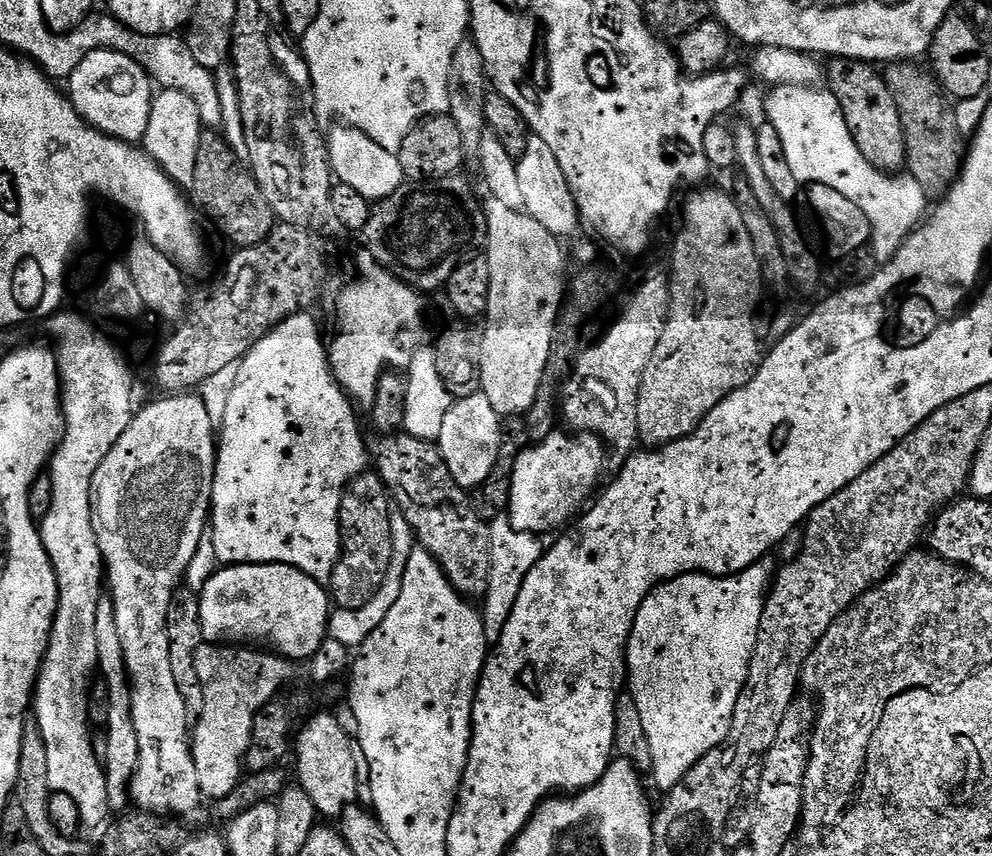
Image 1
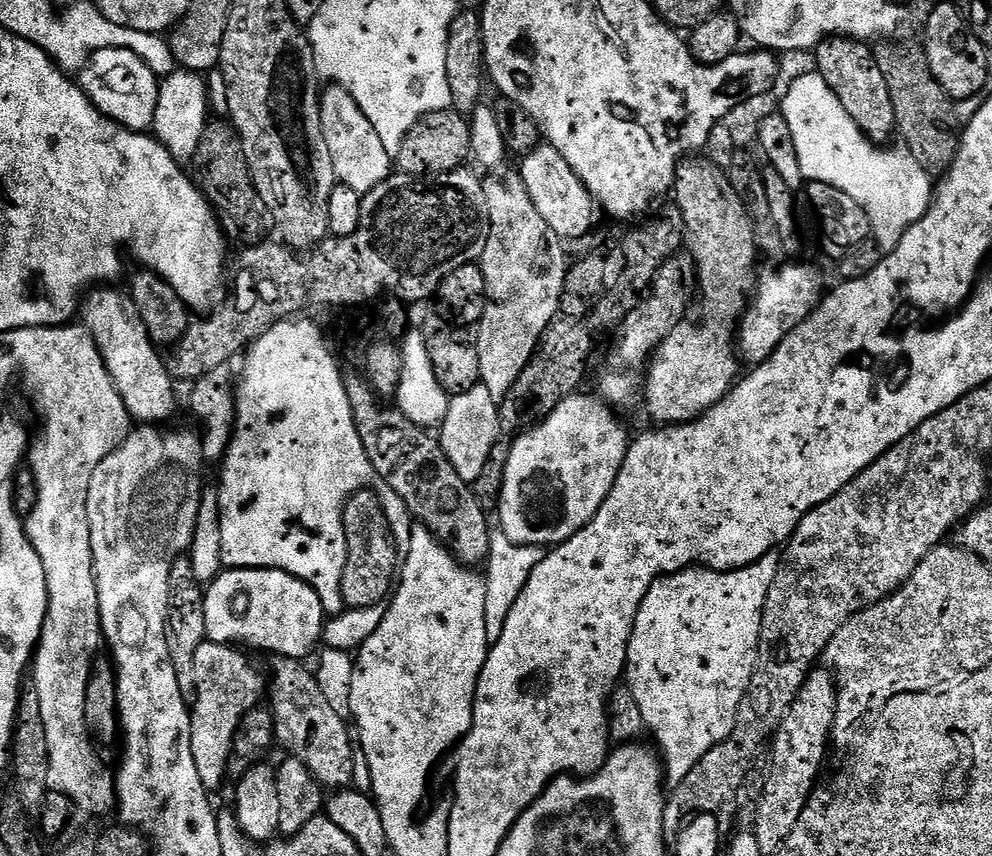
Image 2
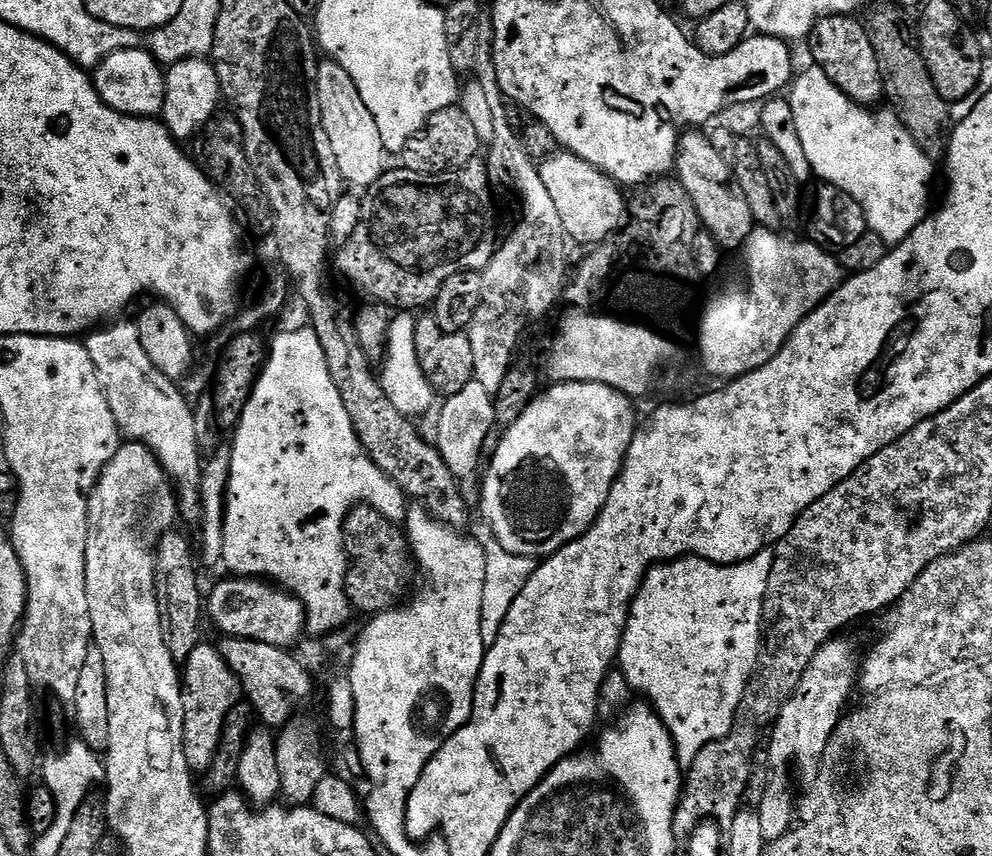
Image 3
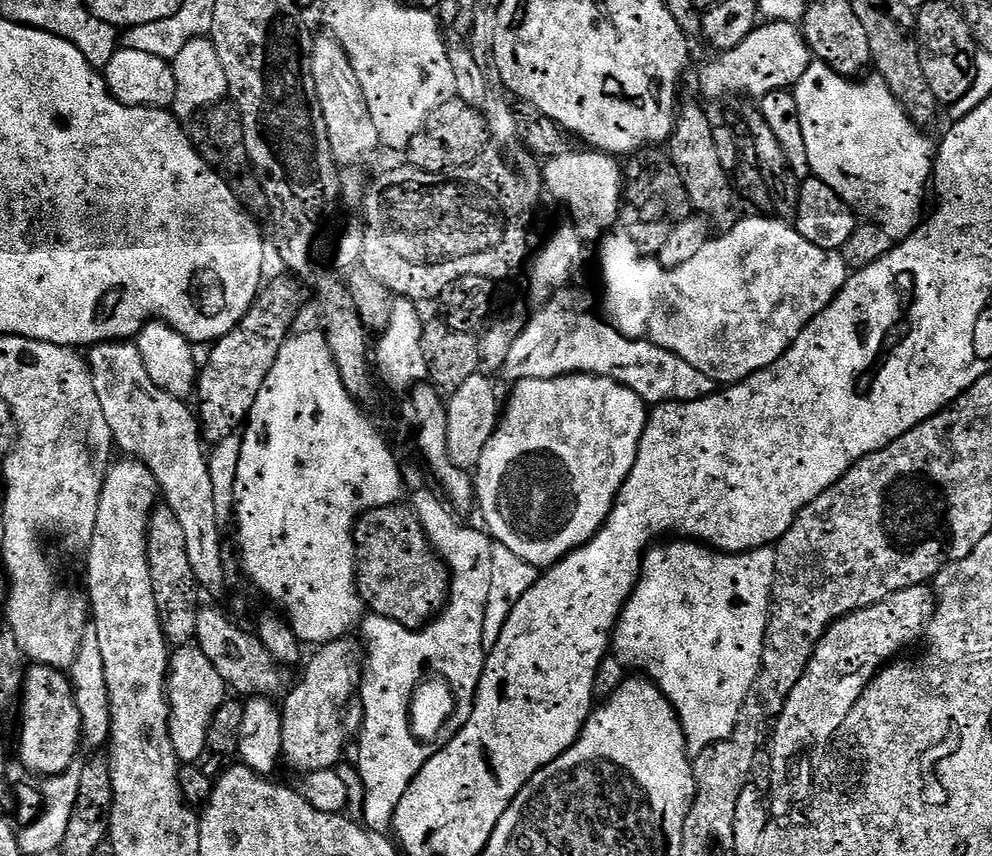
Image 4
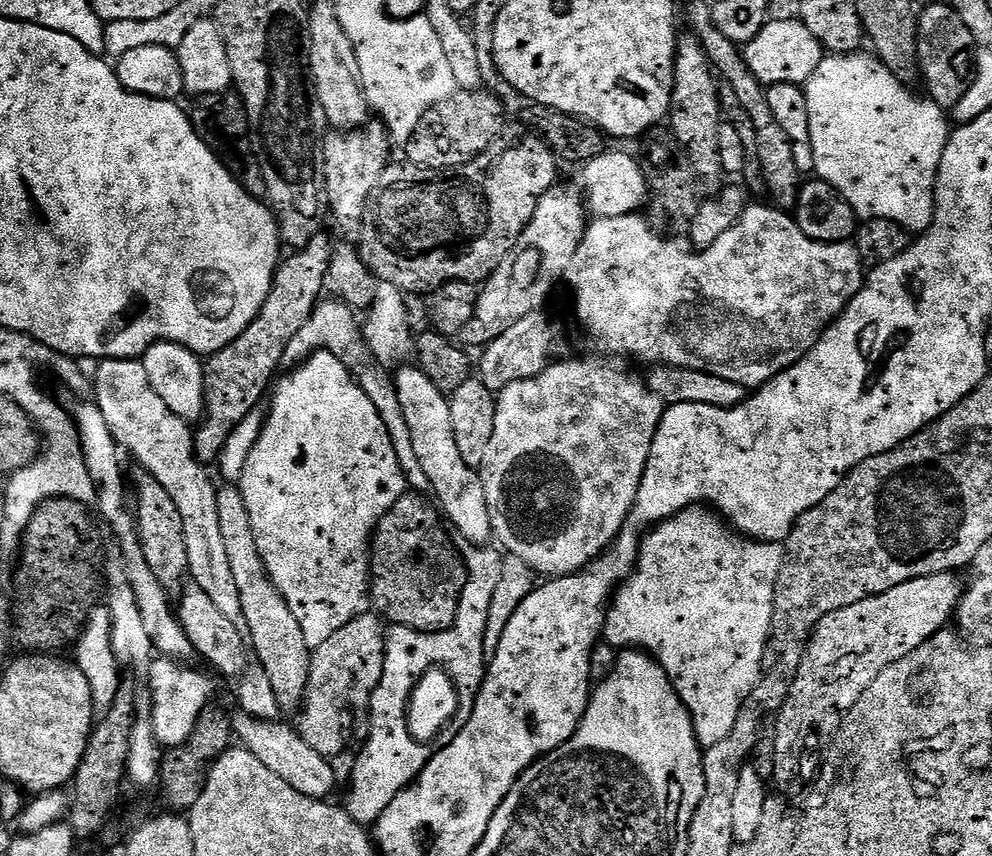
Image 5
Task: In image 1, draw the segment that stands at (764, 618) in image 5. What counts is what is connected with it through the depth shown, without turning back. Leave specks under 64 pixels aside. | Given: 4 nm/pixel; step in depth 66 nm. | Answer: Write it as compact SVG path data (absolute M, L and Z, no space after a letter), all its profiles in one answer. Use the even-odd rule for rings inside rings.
M766 555L757 564L751 564L745 572L739 572L737 576L706 576L702 572L688 572L685 576L675 576L673 580L665 580L664 583L659 584L645 598L638 610L632 633L628 639L628 679L626 684L630 689L632 700L638 706L638 714L642 717L642 727L646 729L646 739L650 741L650 754L652 755L650 776L651 779L656 779L657 786L662 790L661 793L670 793L675 787L683 785L688 771L704 755L719 749L733 735L734 721L732 722L732 719L736 716L736 710L738 714L742 697L745 695L752 655L755 653L755 646L760 637L760 624L764 621L764 602L770 591L770 585L773 583L774 573L778 568L778 564L775 564L772 559L771 555Z

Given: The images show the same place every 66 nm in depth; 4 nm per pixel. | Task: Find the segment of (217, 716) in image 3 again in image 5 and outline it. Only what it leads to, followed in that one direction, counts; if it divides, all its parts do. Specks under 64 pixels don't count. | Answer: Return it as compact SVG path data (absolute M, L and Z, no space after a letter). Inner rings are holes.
M167 658L153 659L150 665L150 676L148 678L149 684L152 686L152 713L150 719L152 722L152 729L156 735L156 740L165 749L173 748L179 750L185 745L196 730L196 723L200 721L200 716L204 709L209 707L212 696L212 684L200 672L195 672L194 669L188 668L192 666L185 666L183 663Z

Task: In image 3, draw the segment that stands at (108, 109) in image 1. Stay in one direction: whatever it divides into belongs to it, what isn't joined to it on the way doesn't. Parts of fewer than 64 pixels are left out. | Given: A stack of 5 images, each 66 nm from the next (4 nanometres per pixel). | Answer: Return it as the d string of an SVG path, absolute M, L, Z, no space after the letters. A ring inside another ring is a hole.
M143 47L118 50L107 56L94 69L94 83L102 102L122 114L156 118L163 113L168 85L166 72L160 61Z

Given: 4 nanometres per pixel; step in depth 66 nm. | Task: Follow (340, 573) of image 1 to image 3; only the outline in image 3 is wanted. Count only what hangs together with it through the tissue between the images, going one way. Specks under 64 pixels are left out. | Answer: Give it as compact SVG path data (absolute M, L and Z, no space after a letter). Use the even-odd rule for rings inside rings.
M360 503L348 511L344 523L344 552L348 556L344 592L355 611L357 608L360 612L368 612L367 614L387 612L409 595L413 587L414 561L405 529L399 524L393 524L387 516L380 513L380 509Z

